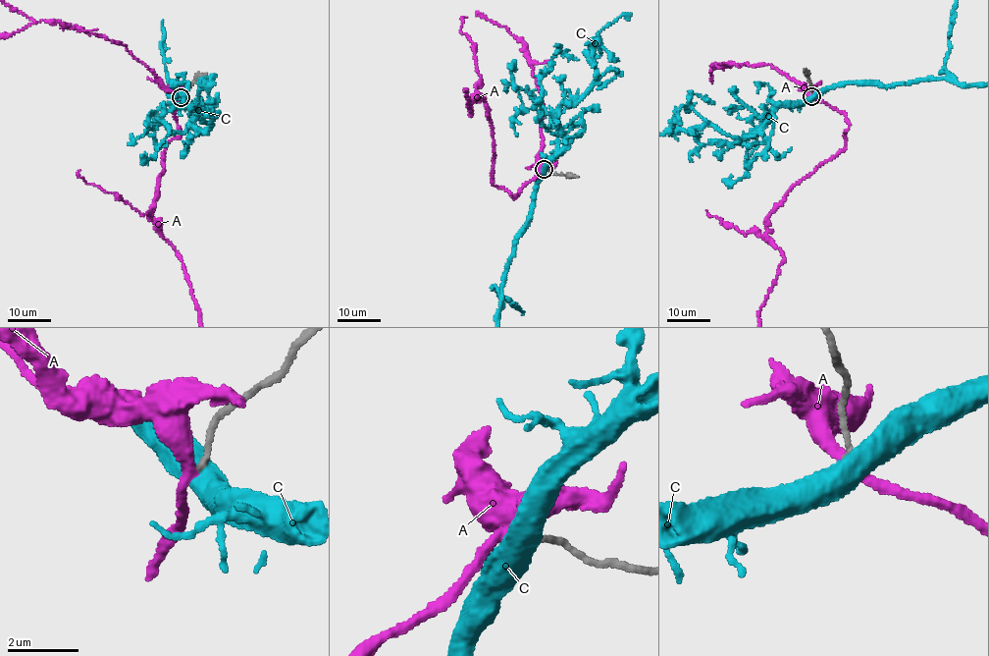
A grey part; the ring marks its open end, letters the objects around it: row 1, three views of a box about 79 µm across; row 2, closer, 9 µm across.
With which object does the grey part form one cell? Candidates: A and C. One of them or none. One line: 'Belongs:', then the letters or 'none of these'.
Belongs: A

